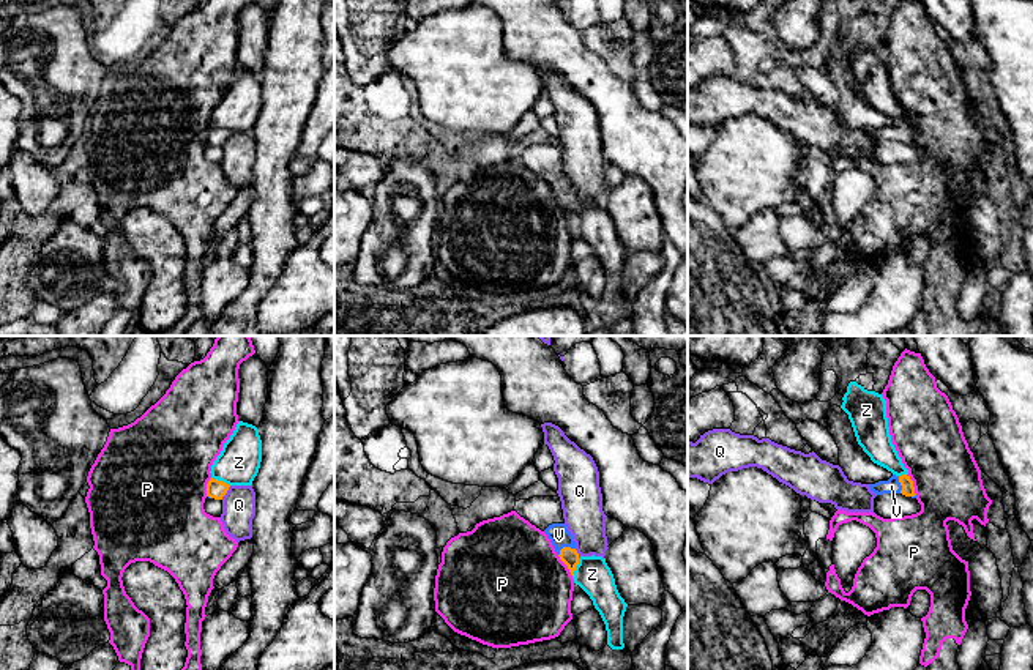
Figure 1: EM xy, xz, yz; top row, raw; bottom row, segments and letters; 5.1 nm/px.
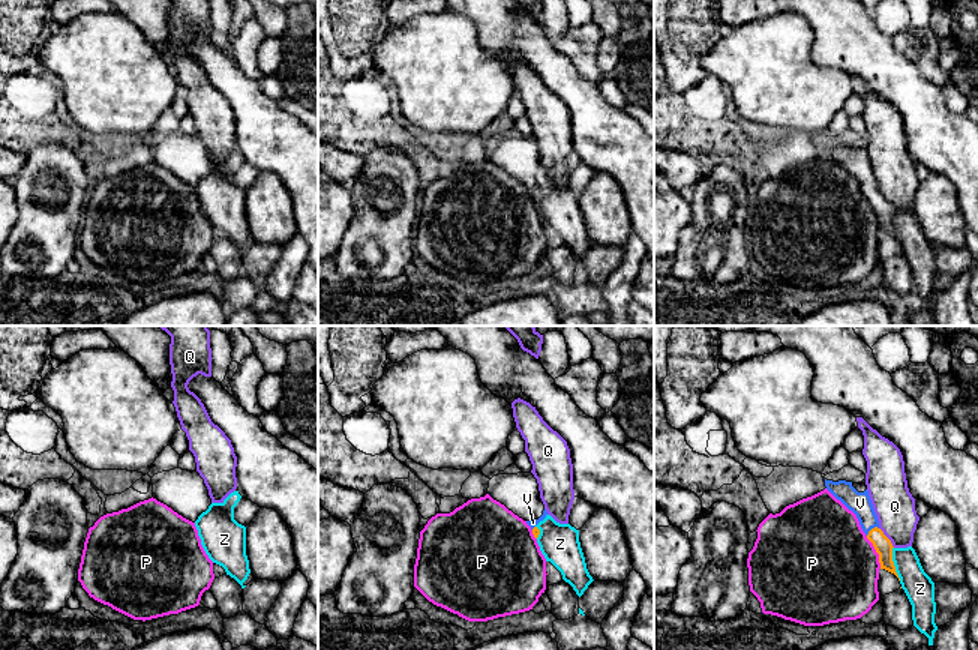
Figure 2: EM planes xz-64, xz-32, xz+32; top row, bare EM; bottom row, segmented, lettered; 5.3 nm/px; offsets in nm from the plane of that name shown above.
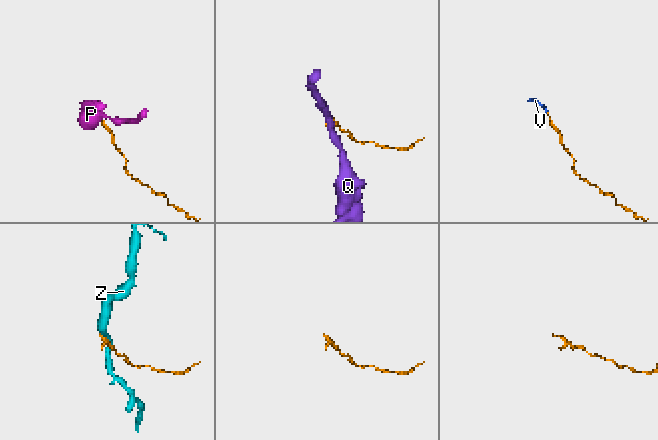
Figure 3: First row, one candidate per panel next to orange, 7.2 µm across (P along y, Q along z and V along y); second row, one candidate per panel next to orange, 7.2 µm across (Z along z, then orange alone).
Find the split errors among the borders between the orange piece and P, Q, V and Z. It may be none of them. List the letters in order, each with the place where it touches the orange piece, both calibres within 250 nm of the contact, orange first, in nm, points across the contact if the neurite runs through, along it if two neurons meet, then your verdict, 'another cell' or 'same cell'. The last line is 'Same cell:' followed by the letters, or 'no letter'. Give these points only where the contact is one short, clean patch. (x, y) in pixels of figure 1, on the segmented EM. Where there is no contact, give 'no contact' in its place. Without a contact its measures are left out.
P: meets orange in yz at (912, 484); 60 nm thick on the orange side, 340 nm on the other; another cell
Q: meets orange in xy at (226, 492); 100 nm thick on the orange side, 180 nm on the other; another cell
V: meets orange in xz at (565, 547); 90 nm thick on the orange side, 110 nm on the other; runs through xz (570, 557), (565, 547), (559, 535); same cell
Z: meets orange in xy at (221, 481); 100 nm thick on the orange side, 220 nm on the other; another cell
Same cell: V

